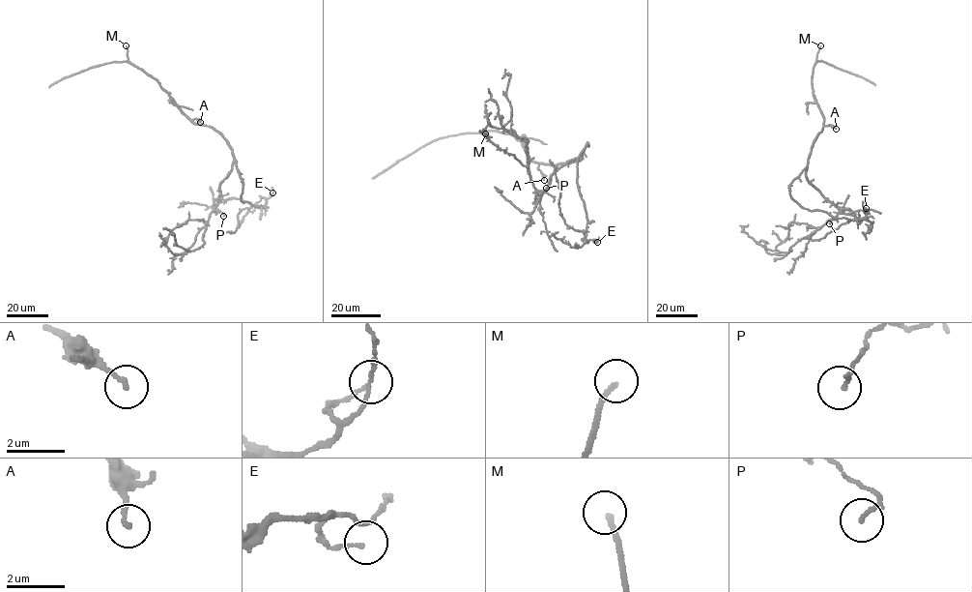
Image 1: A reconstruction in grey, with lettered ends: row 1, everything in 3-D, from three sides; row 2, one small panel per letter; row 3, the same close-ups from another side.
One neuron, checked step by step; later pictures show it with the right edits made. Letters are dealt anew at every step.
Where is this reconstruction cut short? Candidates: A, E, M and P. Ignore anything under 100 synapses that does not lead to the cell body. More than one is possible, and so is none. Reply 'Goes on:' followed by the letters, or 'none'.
Goes on: M

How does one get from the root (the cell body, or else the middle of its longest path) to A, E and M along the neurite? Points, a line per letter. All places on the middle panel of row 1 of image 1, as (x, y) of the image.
A: (571, 162), (539, 162), (544, 180)
E: (571, 162), (581, 161), (587, 143), (578, 158), (576, 183), (587, 221), (586, 240), (597, 242)
M: (571, 162), (557, 164), (533, 162), (513, 135), (487, 130), (485, 133)

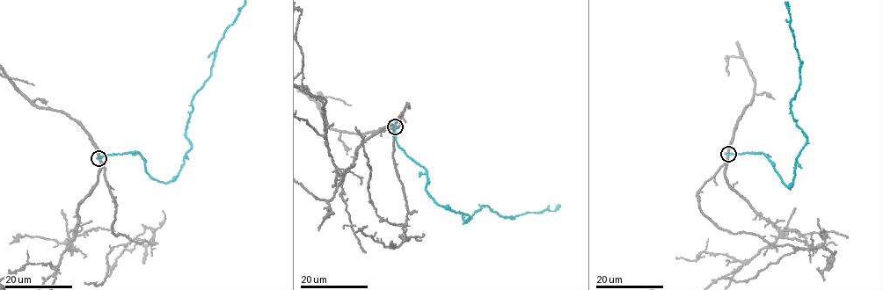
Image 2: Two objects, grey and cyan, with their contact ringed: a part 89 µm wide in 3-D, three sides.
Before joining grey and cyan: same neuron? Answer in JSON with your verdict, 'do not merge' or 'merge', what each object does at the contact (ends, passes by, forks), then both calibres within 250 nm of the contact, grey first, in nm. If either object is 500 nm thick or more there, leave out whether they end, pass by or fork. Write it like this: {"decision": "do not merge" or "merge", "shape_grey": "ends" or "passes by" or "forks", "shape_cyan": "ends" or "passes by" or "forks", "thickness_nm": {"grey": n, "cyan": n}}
{"decision": "do not merge", "shape_grey": "passes by", "shape_cyan": "ends", "thickness_nm": {"grey": 400, "cyan": 280}}

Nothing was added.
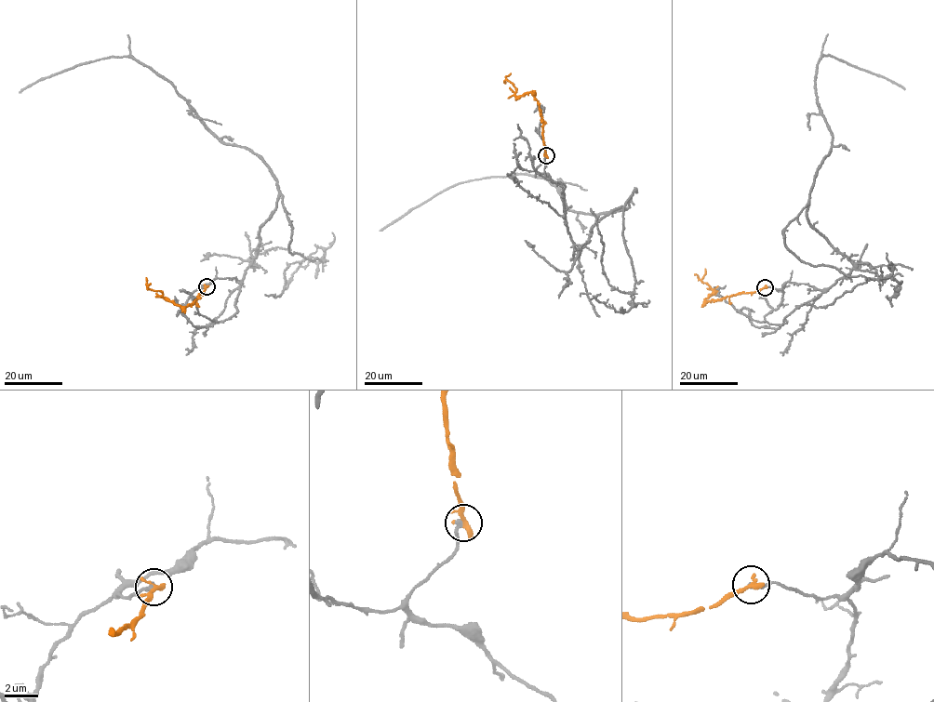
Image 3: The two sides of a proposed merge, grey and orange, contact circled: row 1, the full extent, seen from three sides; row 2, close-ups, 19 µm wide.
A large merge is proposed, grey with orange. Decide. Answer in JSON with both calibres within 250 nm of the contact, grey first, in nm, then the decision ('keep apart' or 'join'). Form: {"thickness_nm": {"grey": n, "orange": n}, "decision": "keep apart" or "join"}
{"thickness_nm": {"grey": 240, "orange": 280}, "decision": "keep apart"}

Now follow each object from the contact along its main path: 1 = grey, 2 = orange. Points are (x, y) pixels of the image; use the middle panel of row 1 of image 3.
1: (545, 155), (536, 171), (562, 188), (579, 251), (626, 209), (575, 212), (527, 174), (455, 184), (380, 231)
2: (546, 155), (543, 122), (538, 100), (531, 92), (516, 97), (515, 87), (505, 82)

